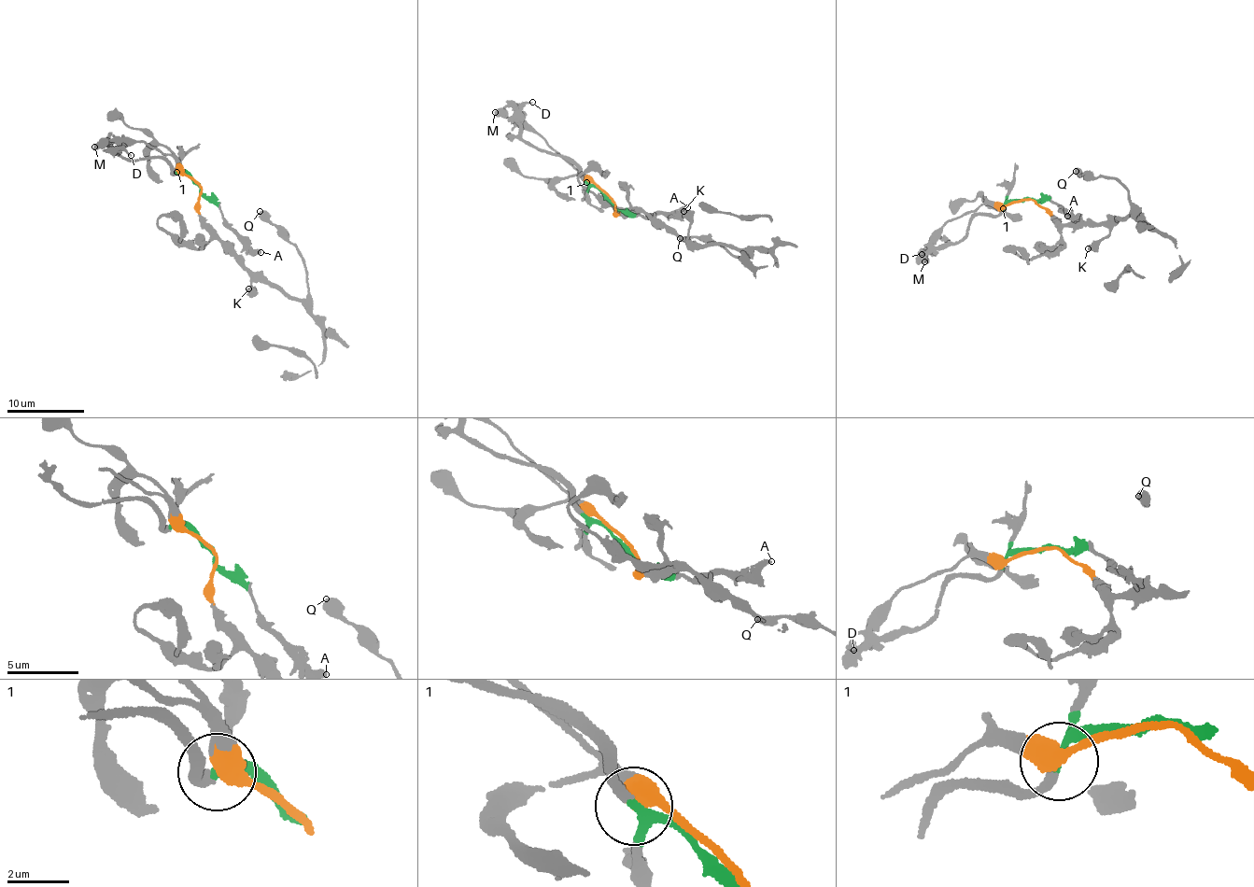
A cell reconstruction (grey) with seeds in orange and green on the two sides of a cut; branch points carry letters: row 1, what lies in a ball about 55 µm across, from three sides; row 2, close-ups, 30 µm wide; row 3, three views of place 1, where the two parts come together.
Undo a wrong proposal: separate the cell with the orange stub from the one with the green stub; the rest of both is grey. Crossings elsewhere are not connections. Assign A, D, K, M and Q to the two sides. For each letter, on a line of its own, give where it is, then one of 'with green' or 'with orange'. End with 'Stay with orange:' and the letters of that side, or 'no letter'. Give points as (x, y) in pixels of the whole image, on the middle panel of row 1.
A: at (687, 207); with green
D: at (532, 102); with green
K: at (683, 211); with orange
M: at (495, 112); with orange
Q: at (680, 238); with orange
Stay with orange: K, M, Q

